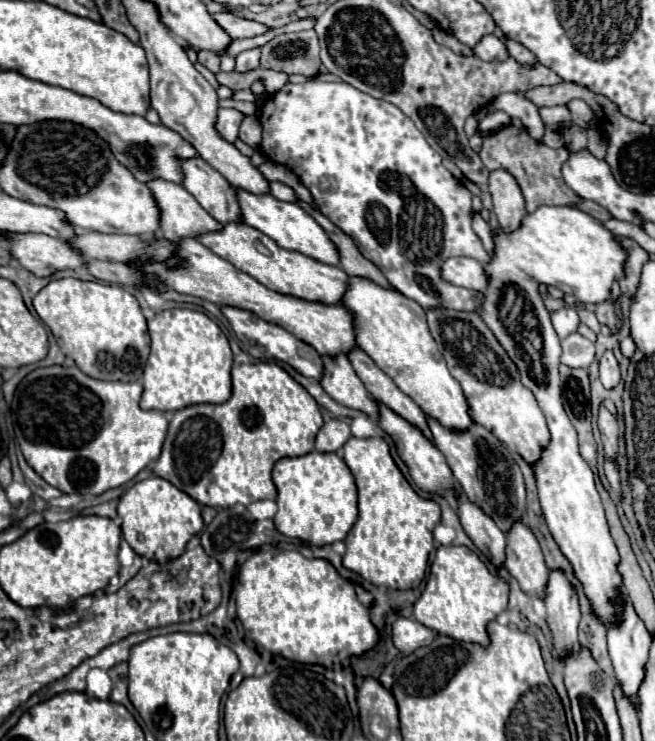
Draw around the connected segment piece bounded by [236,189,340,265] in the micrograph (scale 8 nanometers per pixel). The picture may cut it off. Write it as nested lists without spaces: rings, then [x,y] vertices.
[[[240,189],[236,193],[238,193],[238,201],[240,201],[240,209],[242,209],[242,217],[244,217],[246,225],[262,231],[264,235],[274,239],[282,249],[298,251],[298,253],[312,257],[316,261],[322,261],[326,265],[340,263],[338,249],[334,249],[334,243],[330,241],[330,237],[326,237],[326,231],[298,203],[284,203],[284,201],[274,199],[272,195],[252,195],[252,193],[240,191]]]

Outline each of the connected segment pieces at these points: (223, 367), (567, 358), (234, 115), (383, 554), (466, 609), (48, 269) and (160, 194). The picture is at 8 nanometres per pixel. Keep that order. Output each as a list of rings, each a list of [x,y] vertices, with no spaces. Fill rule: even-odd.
[[[168,309],[148,323],[150,357],[144,367],[142,409],[178,411],[196,403],[224,403],[232,393],[232,351],[220,327],[200,311]]]
[[[572,333],[562,339],[562,363],[568,367],[590,367],[594,353],[594,343],[580,333]]]
[[[218,109],[218,123],[216,129],[220,131],[220,135],[234,143],[238,139],[238,127],[242,123],[244,113],[240,113],[238,109]]]
[[[350,437],[342,453],[358,487],[358,519],[344,539],[346,553],[342,565],[376,587],[418,587],[428,567],[428,553],[434,547],[432,531],[440,523],[438,503],[416,495],[390,457],[390,447],[384,439]]]
[[[446,545],[436,549],[430,575],[420,599],[414,603],[414,619],[428,629],[456,641],[490,645],[486,625],[508,605],[508,585],[488,571],[480,557],[464,545]]]
[[[8,233],[8,251],[30,273],[50,277],[62,269],[80,269],[86,265],[62,239],[32,233]]]
[[[156,179],[148,187],[158,201],[162,213],[160,231],[168,241],[182,241],[182,237],[198,237],[198,233],[222,229],[222,223],[210,217],[182,185]]]

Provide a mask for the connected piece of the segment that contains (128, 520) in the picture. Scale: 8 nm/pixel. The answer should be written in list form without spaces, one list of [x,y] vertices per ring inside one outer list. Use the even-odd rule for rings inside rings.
[[[156,475],[134,483],[120,497],[118,515],[122,519],[122,535],[134,553],[158,563],[180,557],[186,543],[204,527],[200,505],[190,495],[176,489],[170,481]]]

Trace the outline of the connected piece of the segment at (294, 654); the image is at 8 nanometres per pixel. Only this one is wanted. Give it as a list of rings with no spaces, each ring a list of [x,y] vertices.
[[[276,546],[257,549],[254,555],[240,565],[237,572],[238,585],[233,597],[236,615],[246,635],[272,655],[282,655],[298,663],[318,663],[330,669],[342,663],[350,655],[362,655],[378,643],[378,631],[368,617],[368,609],[356,599],[352,582],[336,573],[326,559],[306,559],[297,549],[286,550]]]

